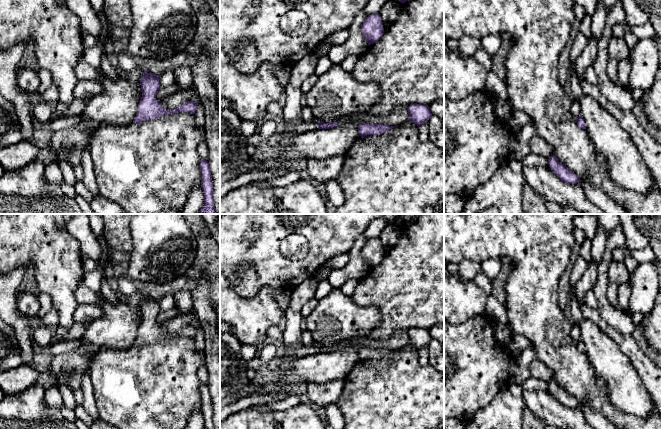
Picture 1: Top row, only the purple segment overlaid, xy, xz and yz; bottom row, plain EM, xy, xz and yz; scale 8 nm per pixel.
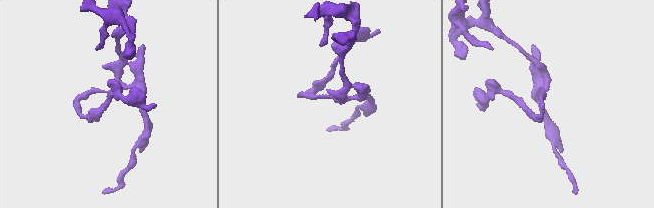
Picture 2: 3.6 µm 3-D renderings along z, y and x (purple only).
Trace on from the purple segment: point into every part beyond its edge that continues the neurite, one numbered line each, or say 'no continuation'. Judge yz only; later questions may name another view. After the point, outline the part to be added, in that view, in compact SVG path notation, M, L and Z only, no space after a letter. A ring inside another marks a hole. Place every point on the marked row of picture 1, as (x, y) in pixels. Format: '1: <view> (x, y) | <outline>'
no continuation

